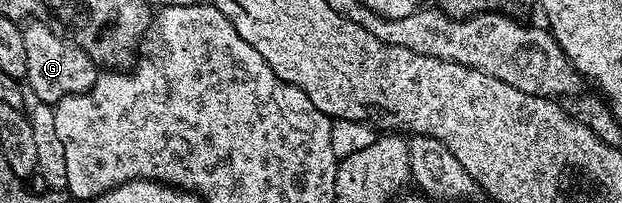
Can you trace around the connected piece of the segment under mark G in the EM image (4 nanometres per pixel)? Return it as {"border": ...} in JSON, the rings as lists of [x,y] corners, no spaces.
{"border":[[[39,20],[29,21],[23,31],[26,40],[26,86],[36,93],[36,102],[55,104],[71,94],[86,92],[95,84],[98,64],[78,44]]]}

